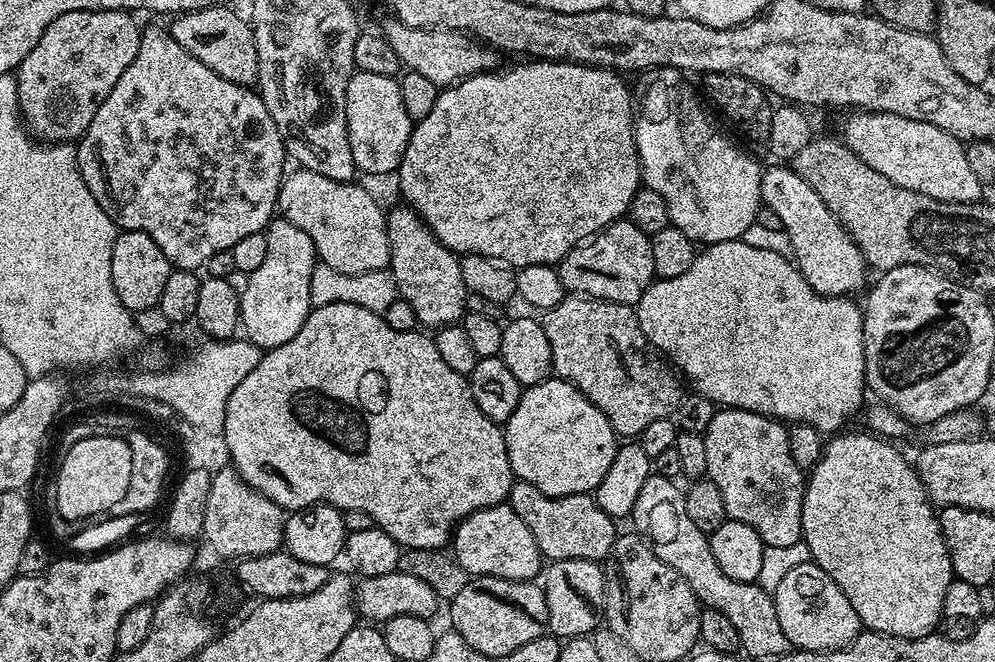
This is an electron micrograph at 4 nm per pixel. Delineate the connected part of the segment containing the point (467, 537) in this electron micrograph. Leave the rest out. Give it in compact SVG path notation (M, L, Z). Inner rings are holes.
M507 502L478 510L466 517L452 533L450 552L460 563L462 570L466 570L472 578L493 576L507 580L535 581L542 572L538 542L534 542L534 534L530 534L526 522L522 522L522 518L514 514Z

